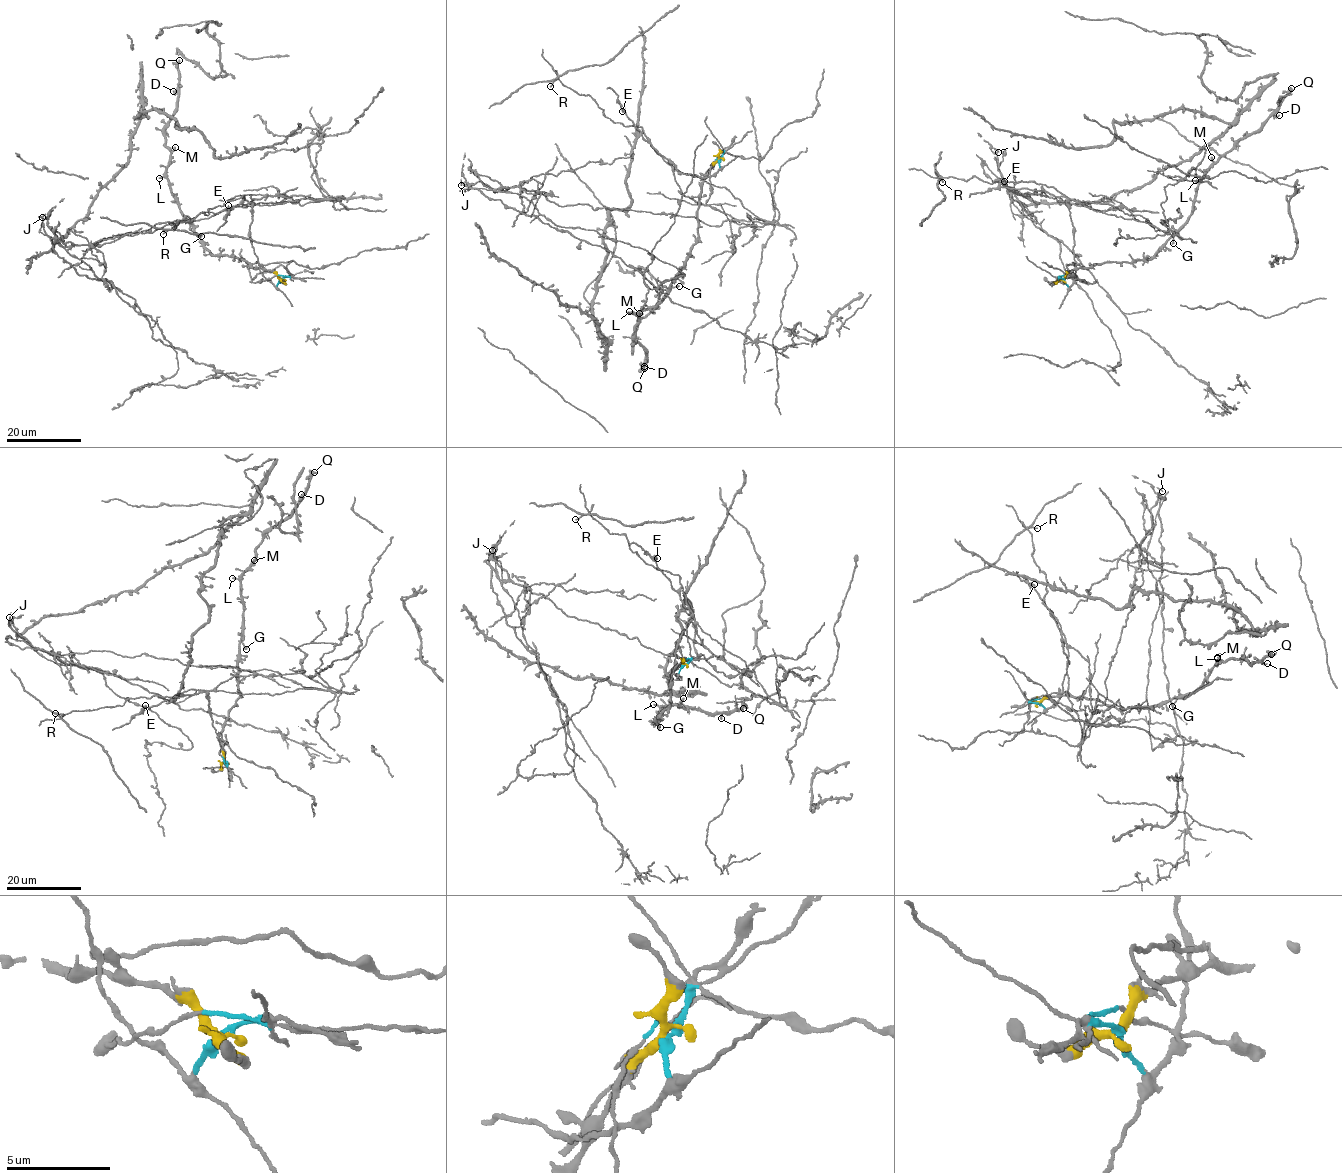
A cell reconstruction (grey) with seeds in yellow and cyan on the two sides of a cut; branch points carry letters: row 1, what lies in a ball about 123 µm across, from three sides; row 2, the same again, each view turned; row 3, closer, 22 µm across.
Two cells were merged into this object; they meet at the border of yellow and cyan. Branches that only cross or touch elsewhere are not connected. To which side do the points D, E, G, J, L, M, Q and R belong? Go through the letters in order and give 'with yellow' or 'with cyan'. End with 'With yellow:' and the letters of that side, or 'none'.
D: with yellow
E: with cyan
G: with yellow
J: with cyan
L: with yellow
M: with yellow
Q: with yellow
R: with cyan
With yellow: D, G, L, M, Q

